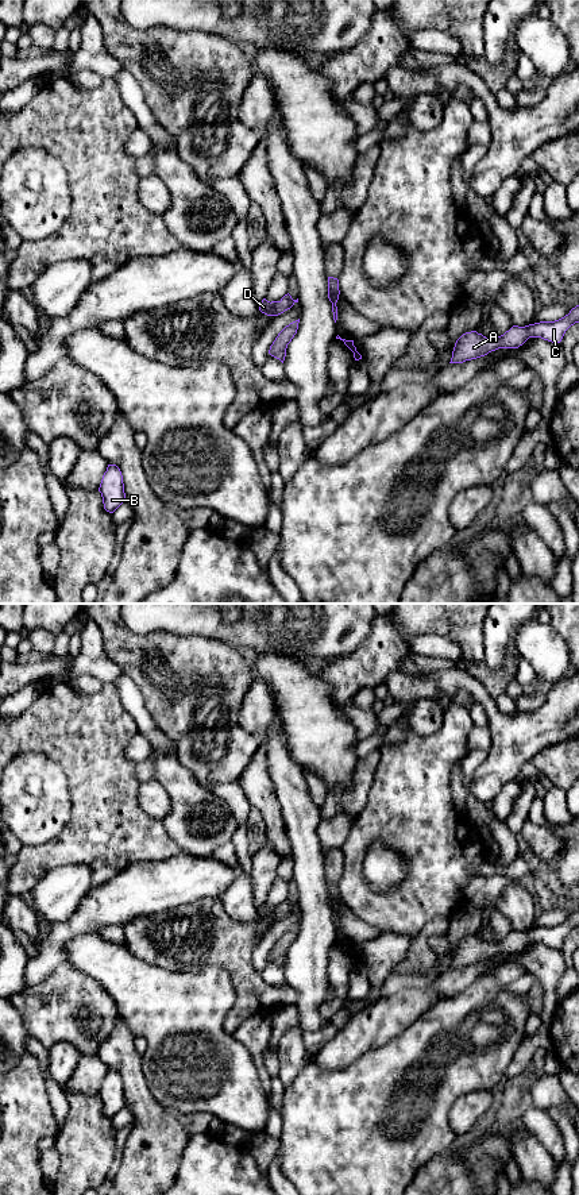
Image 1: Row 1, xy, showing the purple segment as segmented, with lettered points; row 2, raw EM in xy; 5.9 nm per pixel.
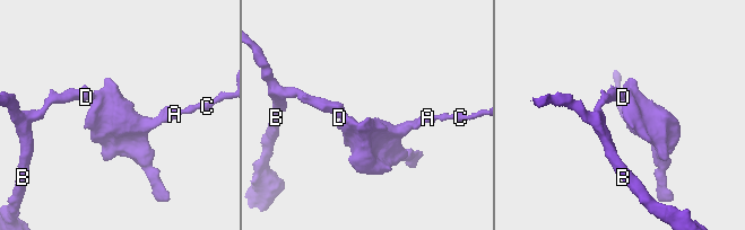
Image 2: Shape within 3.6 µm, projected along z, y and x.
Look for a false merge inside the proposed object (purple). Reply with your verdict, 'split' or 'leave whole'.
leave whole

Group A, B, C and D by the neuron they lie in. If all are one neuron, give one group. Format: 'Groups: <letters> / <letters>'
Groups: A B C D

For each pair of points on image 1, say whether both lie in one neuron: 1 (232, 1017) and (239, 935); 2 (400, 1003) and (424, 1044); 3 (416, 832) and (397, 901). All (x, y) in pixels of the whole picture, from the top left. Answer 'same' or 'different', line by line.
1: same
2: different
3: same

